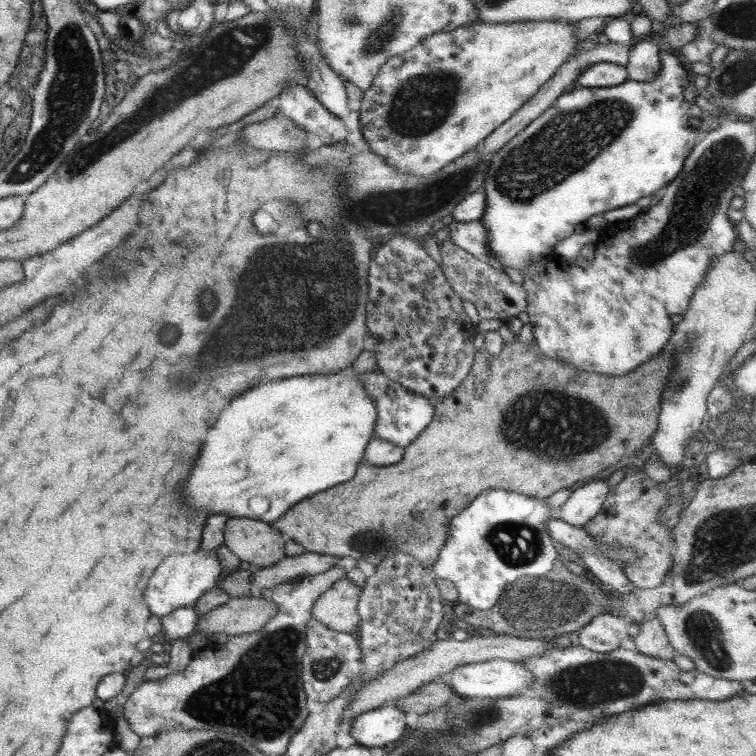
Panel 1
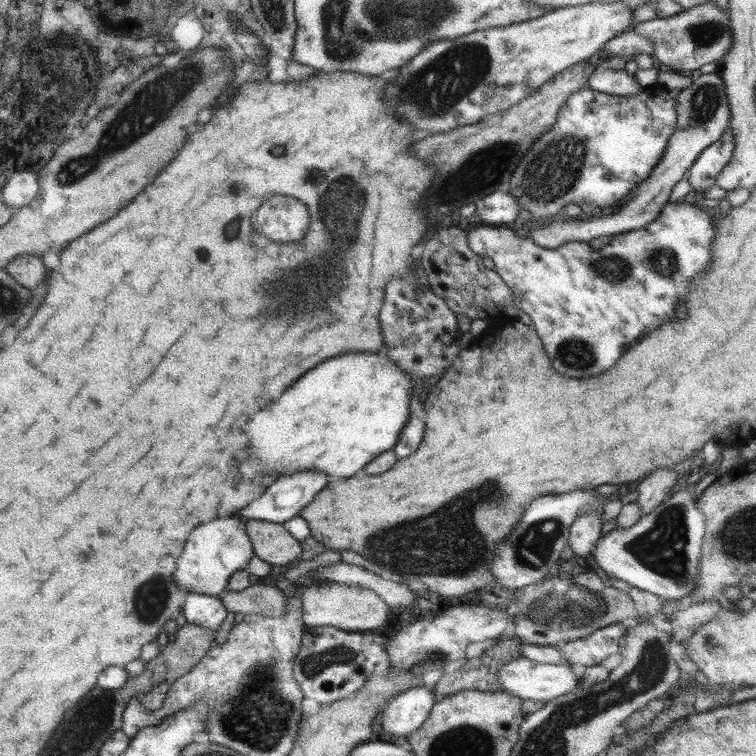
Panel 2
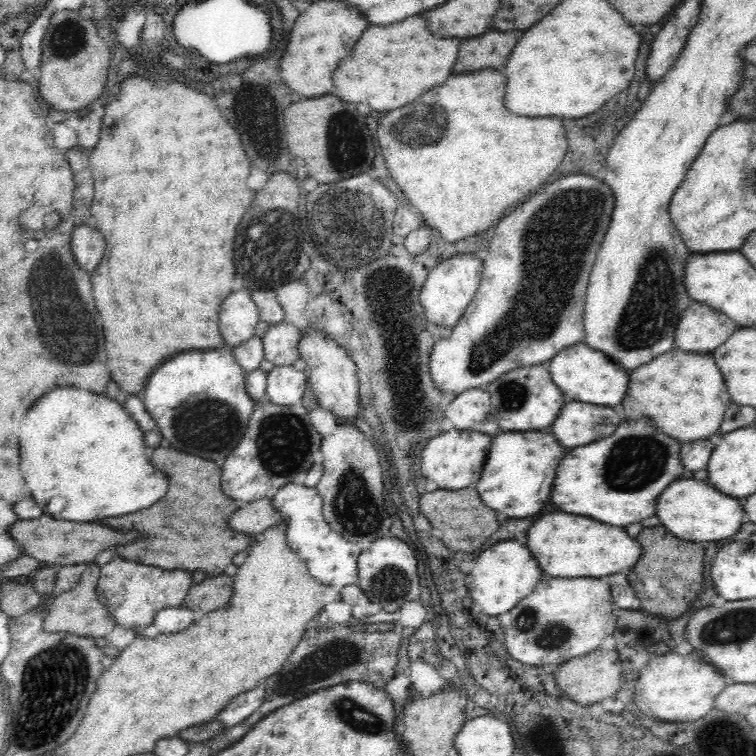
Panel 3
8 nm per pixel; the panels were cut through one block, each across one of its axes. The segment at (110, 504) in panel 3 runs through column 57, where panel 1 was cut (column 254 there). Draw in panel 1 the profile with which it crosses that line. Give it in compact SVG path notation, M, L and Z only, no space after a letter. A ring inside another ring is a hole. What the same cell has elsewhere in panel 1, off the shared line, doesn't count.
M313 374L261 384L235 398L221 412L215 426L207 434L199 458L195 460L183 486L187 504L205 508L211 515L223 512L227 518L249 517L270 524L299 500L353 478L355 466L359 464L361 454L373 434L373 422L375 406L362 380L357 380L354 375ZM253 496L261 496L269 502L267 510L261 515L256 516L248 509L247 498Z

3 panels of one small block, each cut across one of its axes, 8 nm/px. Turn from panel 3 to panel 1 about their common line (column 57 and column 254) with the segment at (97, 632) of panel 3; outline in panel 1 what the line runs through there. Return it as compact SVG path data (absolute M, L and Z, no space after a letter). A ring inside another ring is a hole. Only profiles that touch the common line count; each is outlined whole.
M256 594L251 597L230 598L230 600L217 608L209 610L198 617L196 624L197 632L207 637L209 634L241 635L257 632L273 617L277 609L272 602L266 602L257 598Z

